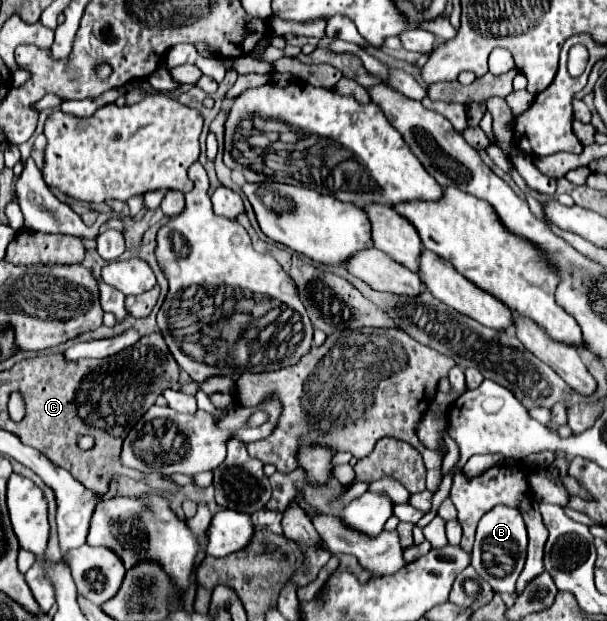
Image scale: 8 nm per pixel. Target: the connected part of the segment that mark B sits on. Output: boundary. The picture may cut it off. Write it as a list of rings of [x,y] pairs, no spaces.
[[[494,506],[488,514],[482,516],[478,530],[476,530],[476,540],[472,548],[472,566],[474,570],[492,586],[494,592],[514,592],[516,580],[524,568],[526,560],[526,526],[522,520],[522,514],[516,508],[510,506]]]

